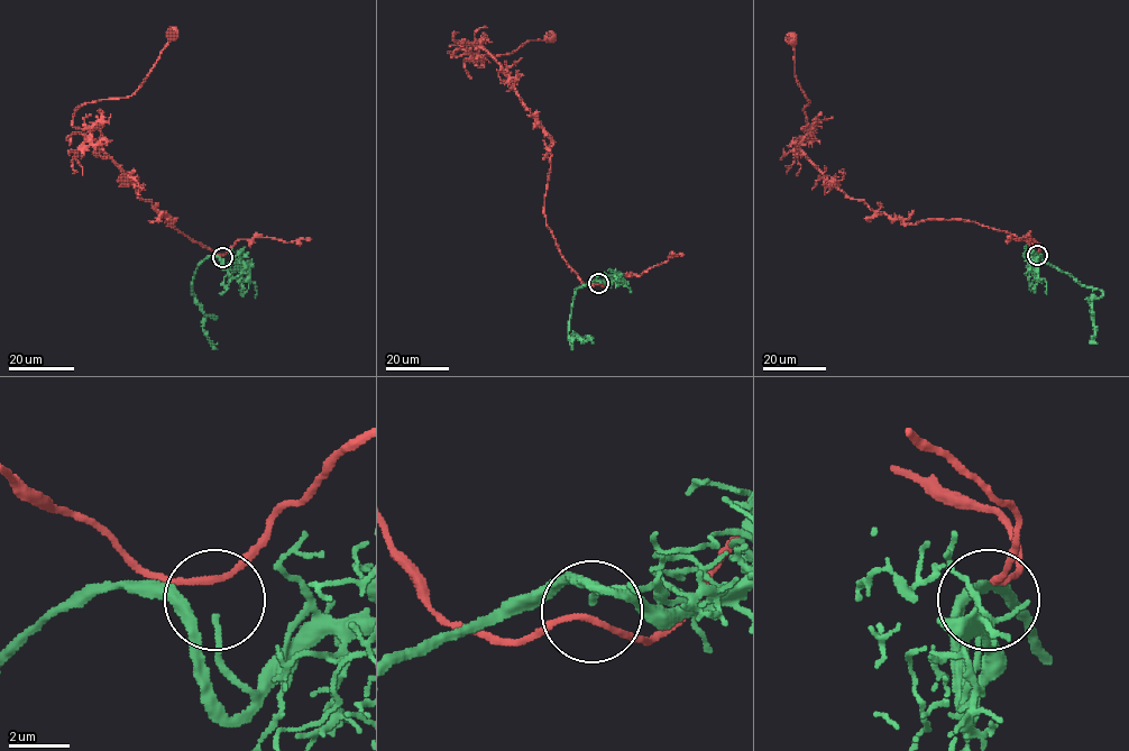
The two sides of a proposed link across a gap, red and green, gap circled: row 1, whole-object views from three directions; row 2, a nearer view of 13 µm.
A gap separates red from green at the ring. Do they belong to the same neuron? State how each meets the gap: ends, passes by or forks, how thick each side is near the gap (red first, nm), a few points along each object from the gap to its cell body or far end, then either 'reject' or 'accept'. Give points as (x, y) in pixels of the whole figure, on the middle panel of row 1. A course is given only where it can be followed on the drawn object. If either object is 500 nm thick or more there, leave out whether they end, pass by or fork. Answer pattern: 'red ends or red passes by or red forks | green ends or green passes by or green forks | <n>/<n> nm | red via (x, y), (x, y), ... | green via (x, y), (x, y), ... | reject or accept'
red passes by | green ends | 190/200 nm | red via (598, 283), (581, 283), (547, 223), (551, 137), (487, 53), (474, 45), (453, 53), (498, 55), (551, 38) | green via (598, 283), (597, 280), (579, 287), (570, 318), (571, 349), (577, 337), (593, 342) | reject

